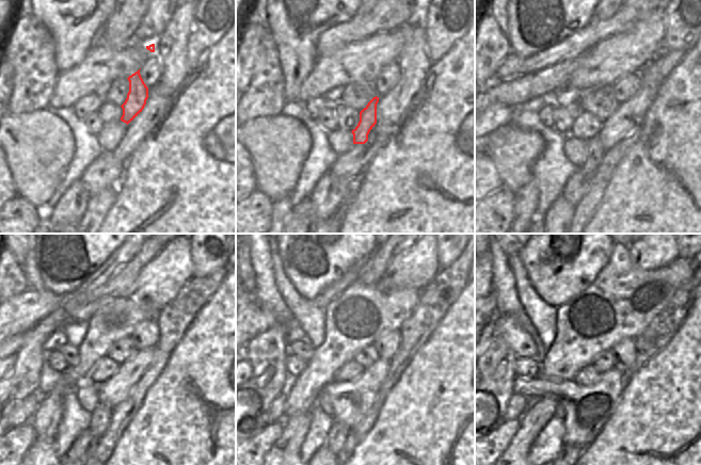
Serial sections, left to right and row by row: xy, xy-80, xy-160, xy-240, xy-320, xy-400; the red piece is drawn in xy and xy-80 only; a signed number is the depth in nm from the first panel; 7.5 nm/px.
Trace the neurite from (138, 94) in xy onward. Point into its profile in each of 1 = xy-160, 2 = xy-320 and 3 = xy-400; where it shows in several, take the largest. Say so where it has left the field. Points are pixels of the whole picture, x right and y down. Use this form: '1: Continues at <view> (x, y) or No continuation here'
1: Continues at xy-160 (595, 150)
2: Continues at xy-320 (337, 434)
3: Continues at xy-400 (568, 450).

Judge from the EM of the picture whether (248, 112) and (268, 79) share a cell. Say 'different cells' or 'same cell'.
same cell

